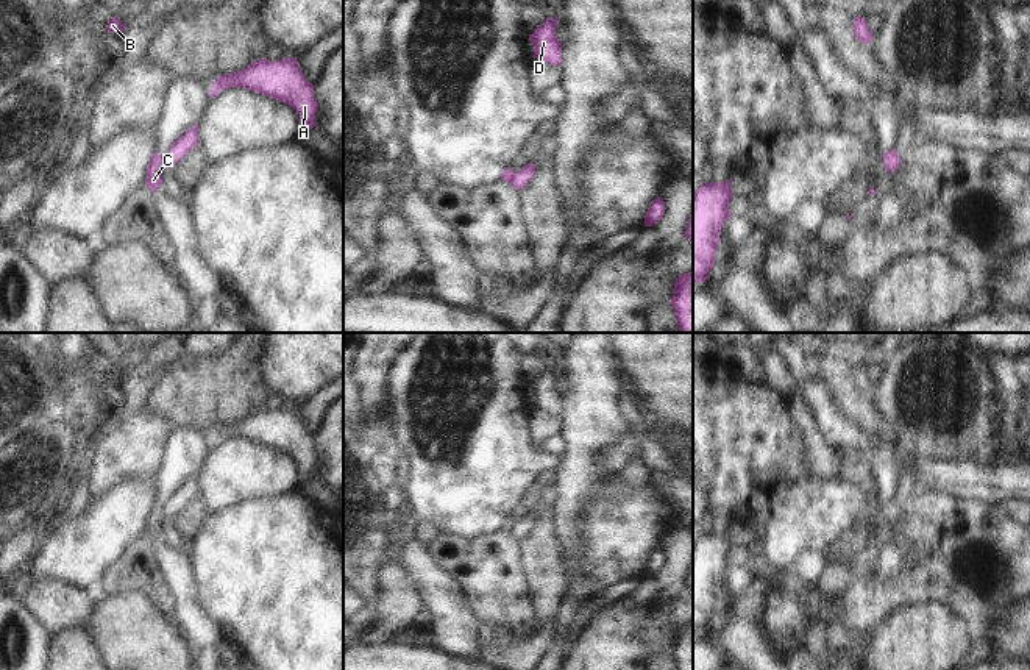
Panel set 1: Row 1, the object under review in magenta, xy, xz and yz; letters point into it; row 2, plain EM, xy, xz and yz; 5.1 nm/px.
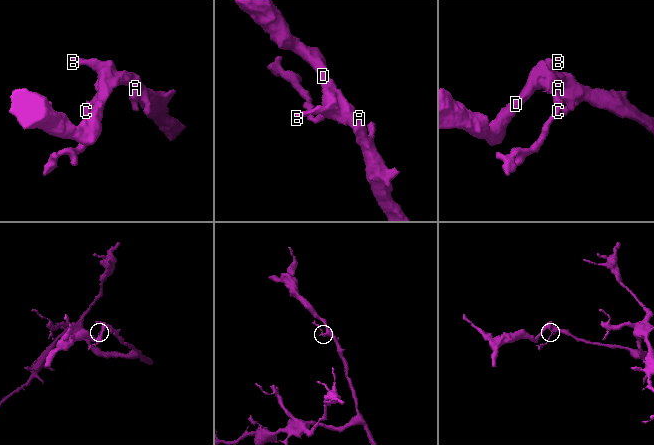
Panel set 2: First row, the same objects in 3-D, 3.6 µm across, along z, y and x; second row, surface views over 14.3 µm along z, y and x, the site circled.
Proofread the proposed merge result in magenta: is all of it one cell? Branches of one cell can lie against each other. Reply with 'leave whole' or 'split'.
split

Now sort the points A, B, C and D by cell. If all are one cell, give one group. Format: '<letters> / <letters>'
A B D / C

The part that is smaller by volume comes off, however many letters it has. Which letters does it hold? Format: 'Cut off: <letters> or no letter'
Cut off: C

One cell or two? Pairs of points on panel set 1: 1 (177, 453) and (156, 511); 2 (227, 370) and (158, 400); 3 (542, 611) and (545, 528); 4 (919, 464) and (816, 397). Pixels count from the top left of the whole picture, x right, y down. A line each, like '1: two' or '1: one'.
1: one
2: one
3: one
4: one

